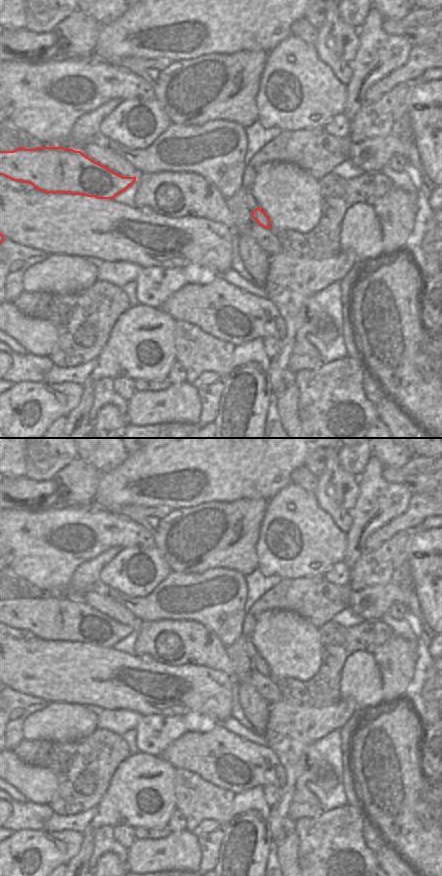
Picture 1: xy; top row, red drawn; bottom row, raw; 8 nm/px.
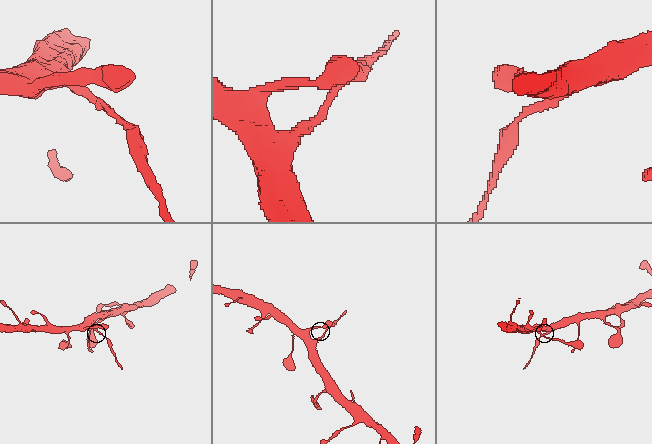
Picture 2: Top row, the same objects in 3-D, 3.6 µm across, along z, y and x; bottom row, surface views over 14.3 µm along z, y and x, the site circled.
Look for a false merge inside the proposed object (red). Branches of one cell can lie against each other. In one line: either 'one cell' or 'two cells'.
two cells

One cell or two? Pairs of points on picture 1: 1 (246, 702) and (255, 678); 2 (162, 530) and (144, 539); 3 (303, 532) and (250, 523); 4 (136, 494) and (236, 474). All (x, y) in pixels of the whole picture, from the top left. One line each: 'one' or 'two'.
1: two
2: two
3: two
4: one

